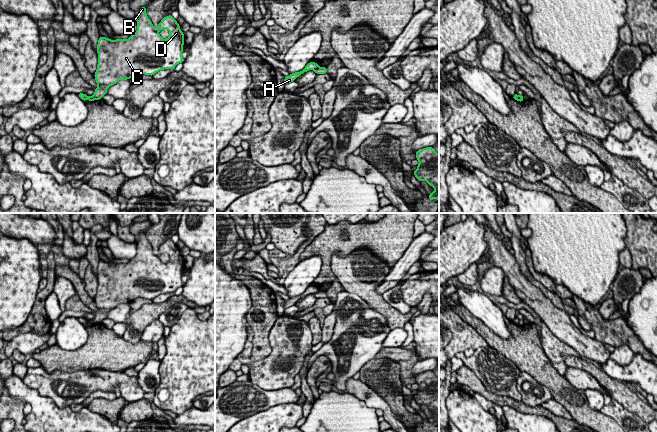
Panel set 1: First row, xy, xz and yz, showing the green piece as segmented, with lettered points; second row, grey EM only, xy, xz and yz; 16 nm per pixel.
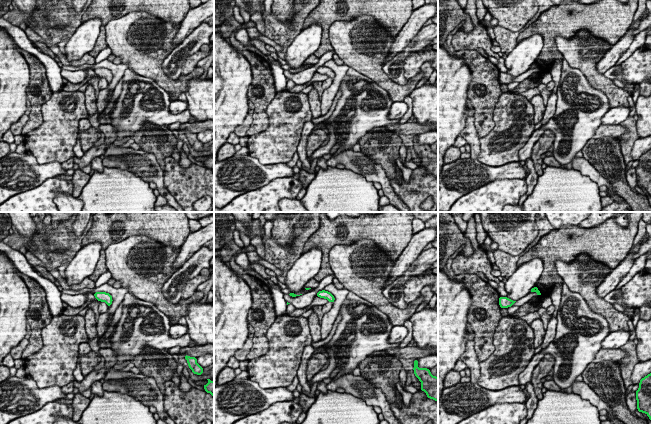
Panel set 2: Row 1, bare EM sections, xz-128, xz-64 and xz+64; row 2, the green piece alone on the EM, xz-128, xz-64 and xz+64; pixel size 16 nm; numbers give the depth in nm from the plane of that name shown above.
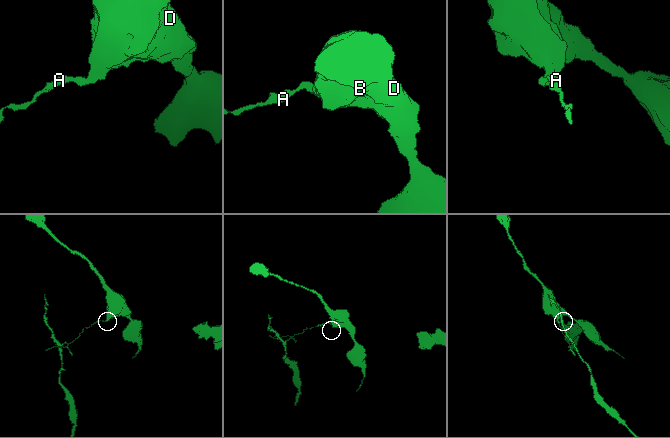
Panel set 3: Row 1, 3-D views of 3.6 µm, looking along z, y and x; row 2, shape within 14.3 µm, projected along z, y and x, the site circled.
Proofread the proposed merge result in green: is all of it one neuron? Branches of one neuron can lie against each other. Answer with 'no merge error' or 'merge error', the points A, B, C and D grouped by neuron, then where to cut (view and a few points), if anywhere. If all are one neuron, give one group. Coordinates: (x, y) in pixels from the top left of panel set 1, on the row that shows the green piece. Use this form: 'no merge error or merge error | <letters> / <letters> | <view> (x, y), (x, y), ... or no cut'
merge error | A / B C D | xz (319, 67), (313, 69)

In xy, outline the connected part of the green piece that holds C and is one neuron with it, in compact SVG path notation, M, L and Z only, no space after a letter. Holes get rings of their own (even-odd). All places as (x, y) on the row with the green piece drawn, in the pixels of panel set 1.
M143 6L139 10L139 16L135 18L137 21L137 30L128 39L115 39L100 36L97 44L98 64L94 74L97 88L95 93L90 96L90 102L102 99L107 94L107 89L116 84L119 80L128 80L137 74L145 74L153 76L155 73L170 69L173 70L179 63L184 62L182 57L184 45L184 33L171 15L165 16L158 26L155 28L152 21L146 14L146 7ZM163 29L169 31L169 37L163 39L159 32Z

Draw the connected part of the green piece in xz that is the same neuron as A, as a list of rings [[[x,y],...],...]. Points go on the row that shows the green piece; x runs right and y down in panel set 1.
[[[309,62],[302,71],[292,73],[289,76],[285,76],[284,83],[285,84],[291,83],[291,82],[295,81],[295,79],[297,77],[299,77],[302,73],[305,73],[305,72],[307,72],[309,70],[314,70],[314,69],[317,69],[317,68],[319,68],[319,64],[318,63]]]

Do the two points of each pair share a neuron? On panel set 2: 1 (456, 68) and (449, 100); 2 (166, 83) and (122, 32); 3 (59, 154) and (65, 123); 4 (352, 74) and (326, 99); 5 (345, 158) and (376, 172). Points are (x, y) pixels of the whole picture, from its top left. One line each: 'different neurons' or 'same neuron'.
1: same neuron
2: same neuron
3: same neuron
4: different neurons
5: same neuron

